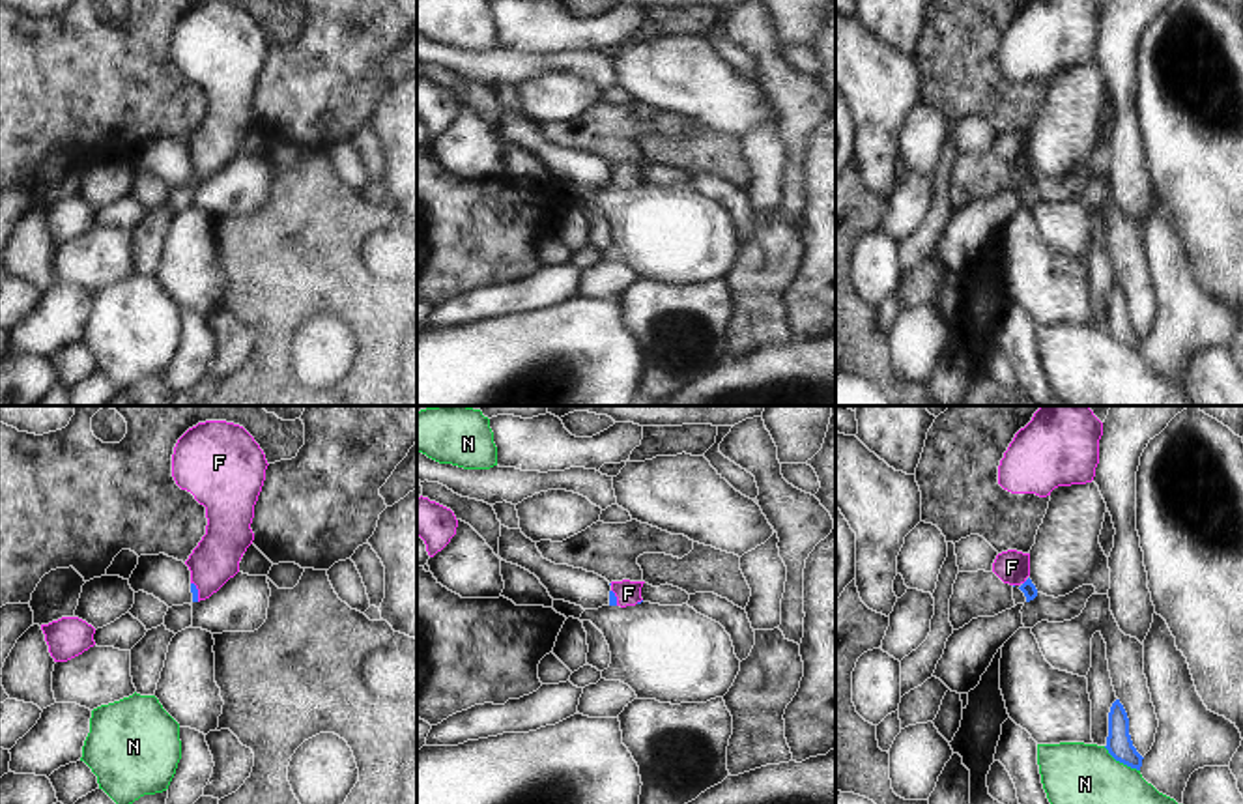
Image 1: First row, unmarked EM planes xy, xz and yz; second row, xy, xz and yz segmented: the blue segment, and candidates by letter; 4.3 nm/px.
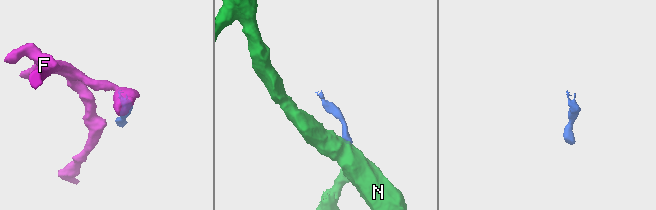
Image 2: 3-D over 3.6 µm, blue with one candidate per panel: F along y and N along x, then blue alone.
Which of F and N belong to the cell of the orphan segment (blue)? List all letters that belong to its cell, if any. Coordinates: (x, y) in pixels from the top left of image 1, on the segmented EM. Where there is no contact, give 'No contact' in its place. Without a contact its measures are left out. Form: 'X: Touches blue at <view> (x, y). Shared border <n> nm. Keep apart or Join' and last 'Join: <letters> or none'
F: Touches blue at xy (197, 591). Shared border 90 nm. Join
N: Touches blue at yz (1122, 761). Shared border 190 nm. Keep apart
Join: F.

